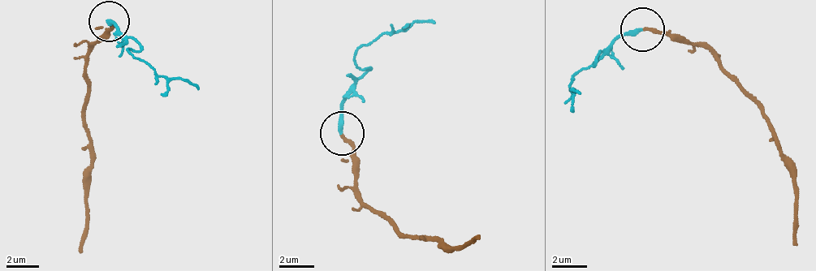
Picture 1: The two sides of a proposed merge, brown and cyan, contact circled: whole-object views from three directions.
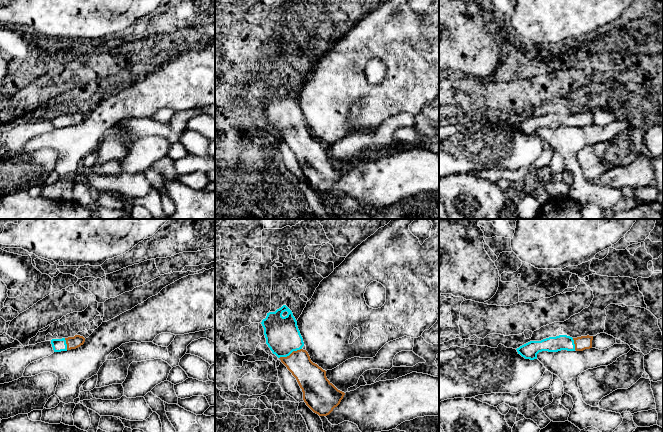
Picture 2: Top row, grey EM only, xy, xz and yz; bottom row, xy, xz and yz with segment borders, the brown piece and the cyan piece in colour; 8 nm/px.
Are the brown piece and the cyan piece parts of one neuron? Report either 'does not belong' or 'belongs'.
belongs

